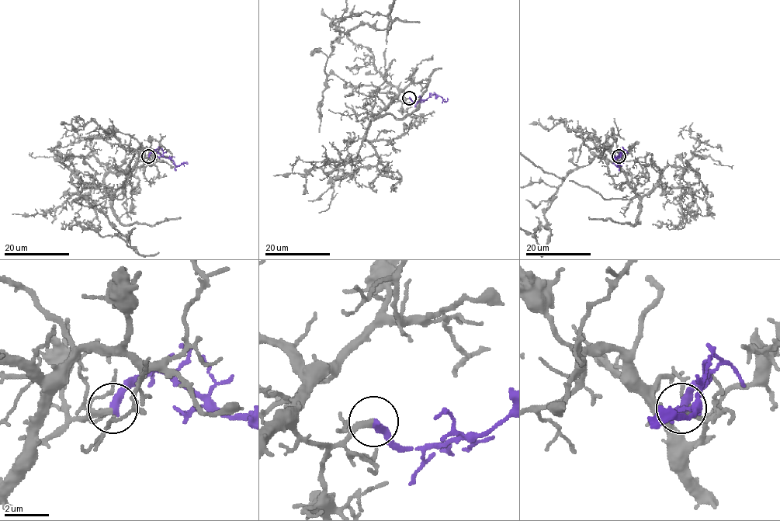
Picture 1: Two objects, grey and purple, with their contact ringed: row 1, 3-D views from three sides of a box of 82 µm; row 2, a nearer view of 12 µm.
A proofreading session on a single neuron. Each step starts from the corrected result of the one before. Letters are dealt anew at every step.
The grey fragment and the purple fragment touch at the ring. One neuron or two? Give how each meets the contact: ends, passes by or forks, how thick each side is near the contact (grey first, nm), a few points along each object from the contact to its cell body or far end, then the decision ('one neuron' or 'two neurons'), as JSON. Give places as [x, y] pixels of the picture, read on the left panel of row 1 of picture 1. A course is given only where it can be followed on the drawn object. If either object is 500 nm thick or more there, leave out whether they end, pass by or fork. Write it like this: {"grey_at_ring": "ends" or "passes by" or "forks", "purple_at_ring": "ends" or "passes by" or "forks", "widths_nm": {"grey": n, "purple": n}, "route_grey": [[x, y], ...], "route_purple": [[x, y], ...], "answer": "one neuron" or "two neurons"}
{"grey_at_ring": "ends", "purple_at_ring": "ends", "widths_nm": {"grey": 260, "purple": 380}, "route_purple": [[148, 157], [157, 151], [175, 164], [179, 165], [186, 161]], "answer": "one neuron"}

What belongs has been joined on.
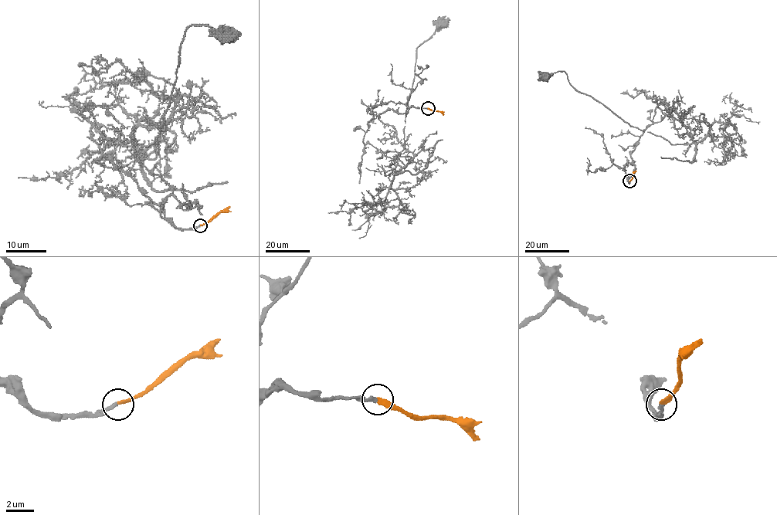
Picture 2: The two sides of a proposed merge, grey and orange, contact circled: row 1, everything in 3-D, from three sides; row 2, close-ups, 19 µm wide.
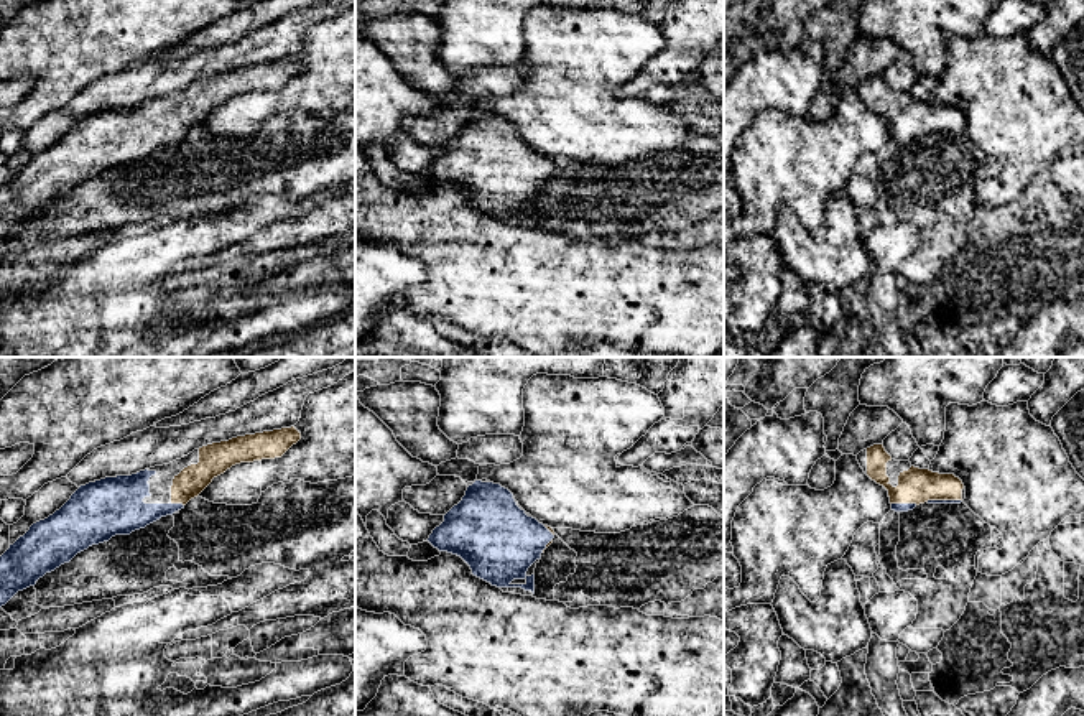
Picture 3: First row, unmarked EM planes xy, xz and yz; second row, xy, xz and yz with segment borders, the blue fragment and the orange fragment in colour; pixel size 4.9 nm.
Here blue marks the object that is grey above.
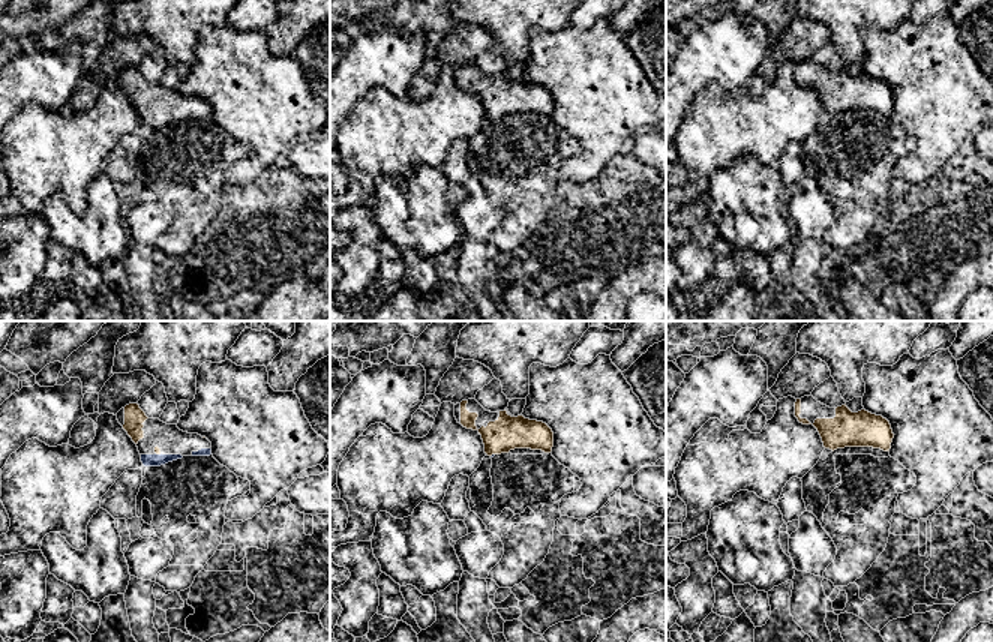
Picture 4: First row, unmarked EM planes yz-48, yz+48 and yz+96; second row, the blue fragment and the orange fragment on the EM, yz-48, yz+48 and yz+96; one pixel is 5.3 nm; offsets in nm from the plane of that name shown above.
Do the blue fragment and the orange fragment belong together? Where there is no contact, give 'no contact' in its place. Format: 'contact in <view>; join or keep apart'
contact in yz; join

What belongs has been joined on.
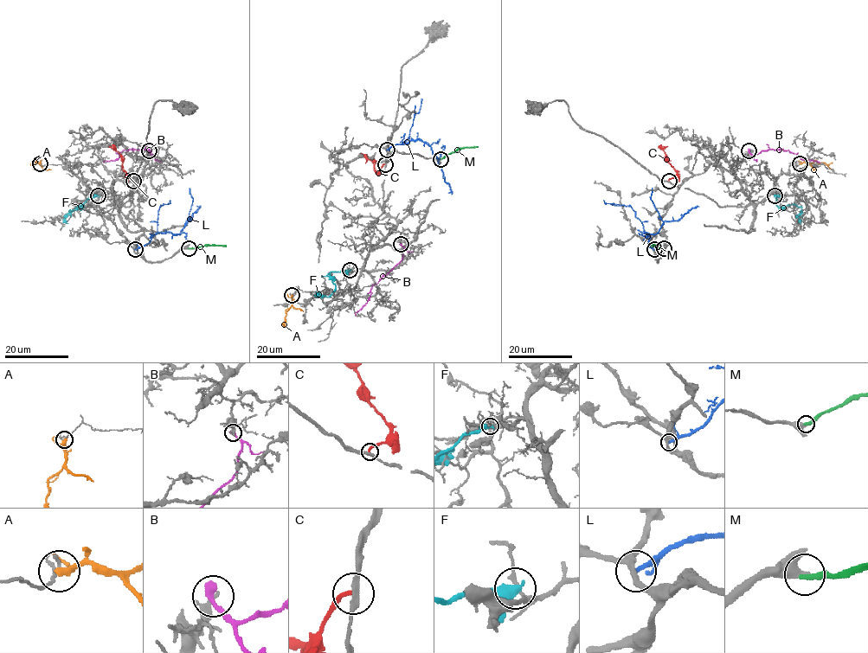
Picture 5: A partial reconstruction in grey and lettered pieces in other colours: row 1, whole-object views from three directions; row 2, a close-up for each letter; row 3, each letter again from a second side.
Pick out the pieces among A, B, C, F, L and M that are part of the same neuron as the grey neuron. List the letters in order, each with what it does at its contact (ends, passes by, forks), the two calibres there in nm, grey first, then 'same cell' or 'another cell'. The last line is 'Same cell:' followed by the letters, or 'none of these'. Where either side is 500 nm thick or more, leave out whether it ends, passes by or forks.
A: it passes by; calibres 200 and 260 nm; another cell
B: it ends; calibres 360 and 420 nm; another cell
C: it ends; calibres 280 and 200 nm; another cell
F: calibres 150 and 550 nm; another cell
L: it ends; calibres 240 and 240 nm; another cell
M: it ends; calibres 480 and 320 nm; same cell
Same cell: M

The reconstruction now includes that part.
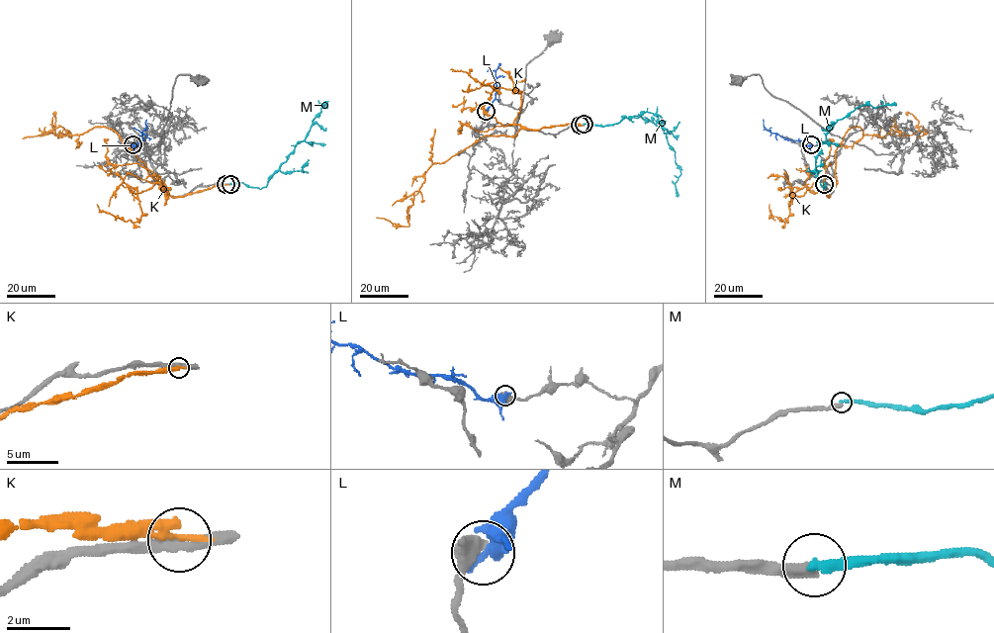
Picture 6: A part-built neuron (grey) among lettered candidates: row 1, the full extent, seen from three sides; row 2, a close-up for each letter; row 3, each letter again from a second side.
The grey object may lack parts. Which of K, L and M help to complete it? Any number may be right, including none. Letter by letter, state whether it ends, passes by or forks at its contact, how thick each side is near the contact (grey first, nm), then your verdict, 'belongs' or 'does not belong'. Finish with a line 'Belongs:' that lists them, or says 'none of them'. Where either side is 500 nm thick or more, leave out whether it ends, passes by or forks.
K: it ends; calibres 320 and 360 nm; does not belong
L: calibres 500 and 550 nm; does not belong
M: it ends; calibres 360 and 340 nm; does not belong
Belongs: none of them

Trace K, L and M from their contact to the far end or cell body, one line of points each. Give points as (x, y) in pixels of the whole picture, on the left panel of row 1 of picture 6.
K: (226, 184), (170, 196), (121, 137), (103, 127), (70, 136), (54, 131), (22, 138)
L: (133, 144), (142, 138), (146, 120)
M: (230, 183), (265, 187), (296, 144), (304, 139), (322, 105), (325, 104), (326, 108), (321, 105), (324, 104)

